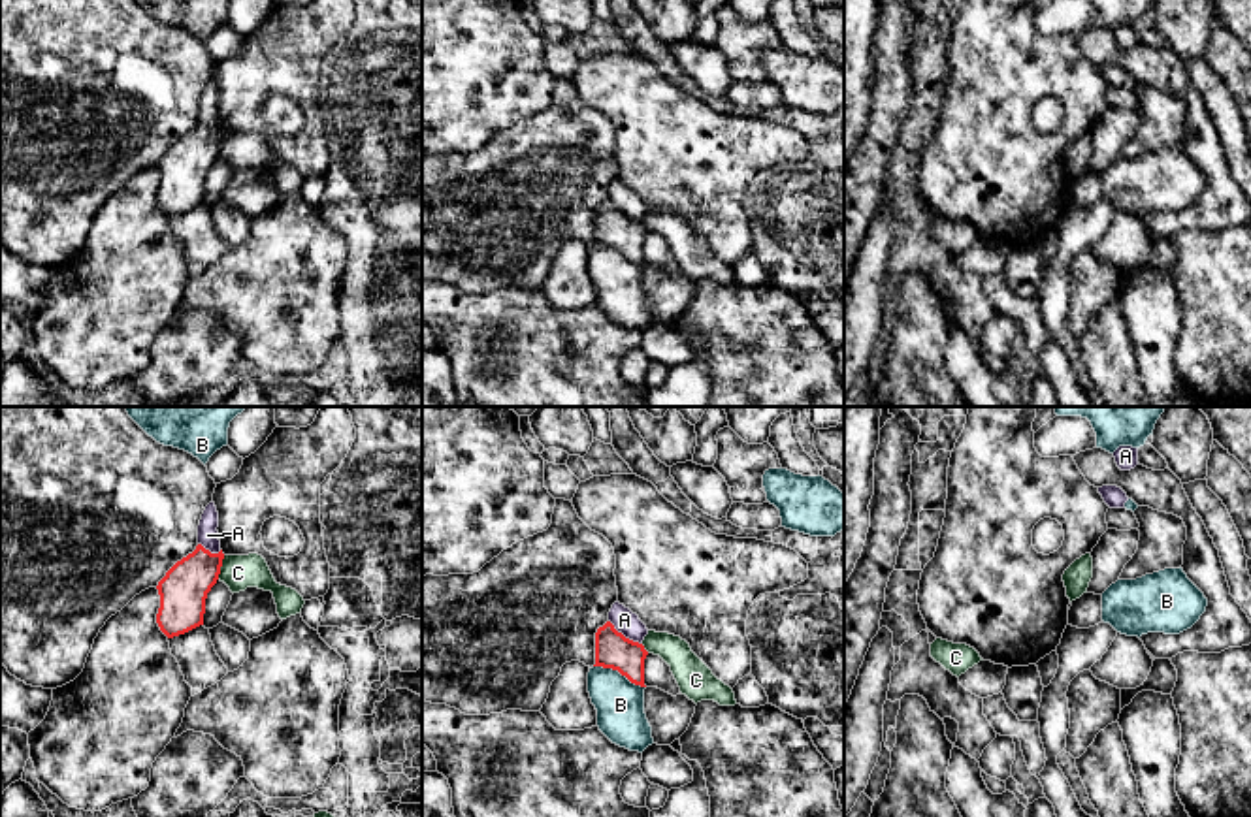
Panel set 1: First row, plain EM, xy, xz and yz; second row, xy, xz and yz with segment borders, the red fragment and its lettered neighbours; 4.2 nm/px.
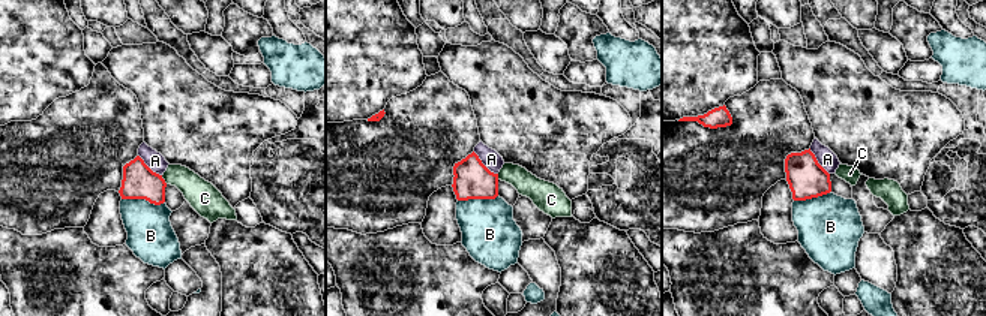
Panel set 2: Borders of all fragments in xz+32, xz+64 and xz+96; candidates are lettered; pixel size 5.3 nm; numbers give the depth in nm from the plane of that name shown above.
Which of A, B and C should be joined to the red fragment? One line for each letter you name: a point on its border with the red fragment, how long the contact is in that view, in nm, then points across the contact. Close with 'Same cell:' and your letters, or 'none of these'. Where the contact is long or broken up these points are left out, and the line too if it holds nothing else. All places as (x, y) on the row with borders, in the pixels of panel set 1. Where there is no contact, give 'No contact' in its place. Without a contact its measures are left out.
Same cell: none of these

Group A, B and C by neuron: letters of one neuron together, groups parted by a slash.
A / B / C

